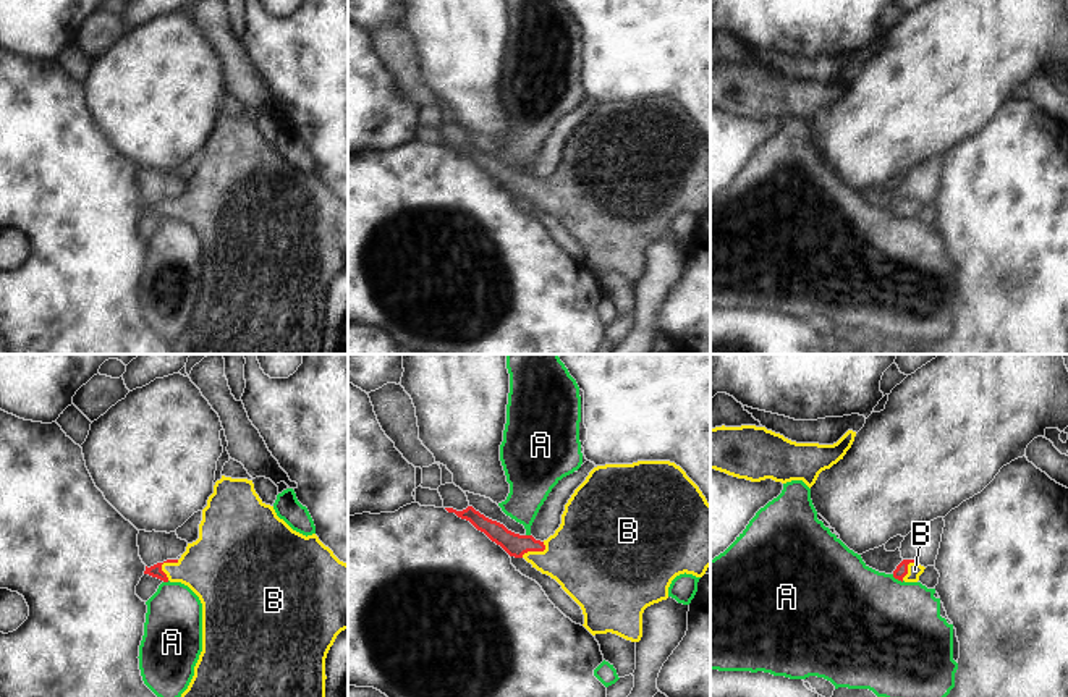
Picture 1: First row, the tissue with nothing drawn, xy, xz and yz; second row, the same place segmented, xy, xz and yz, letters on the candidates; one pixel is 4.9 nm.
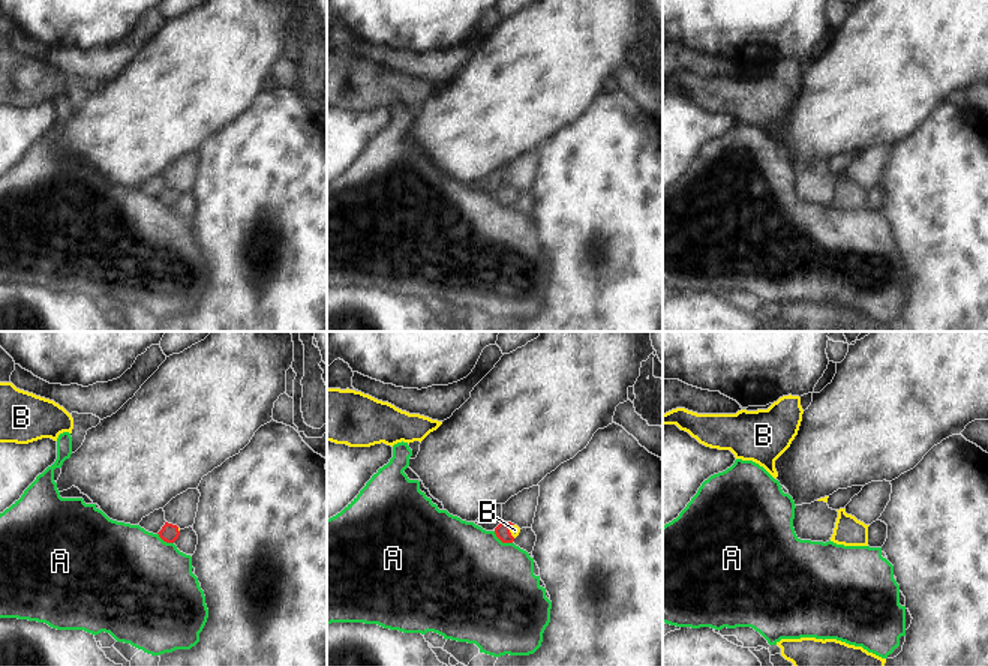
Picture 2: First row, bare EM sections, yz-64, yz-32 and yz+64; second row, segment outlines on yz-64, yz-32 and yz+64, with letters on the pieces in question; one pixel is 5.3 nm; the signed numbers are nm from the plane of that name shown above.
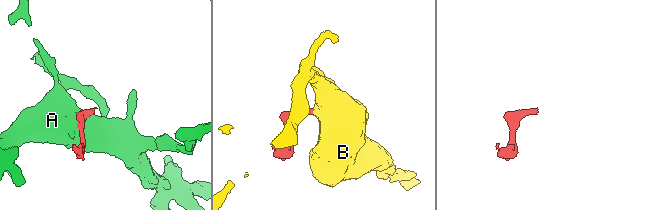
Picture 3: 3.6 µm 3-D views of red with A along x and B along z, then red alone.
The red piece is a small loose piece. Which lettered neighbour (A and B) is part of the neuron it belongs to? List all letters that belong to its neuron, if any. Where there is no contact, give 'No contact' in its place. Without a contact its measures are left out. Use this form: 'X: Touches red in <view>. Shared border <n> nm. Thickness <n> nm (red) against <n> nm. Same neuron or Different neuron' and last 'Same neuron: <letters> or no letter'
A: Touches red in yz. Shared border 70 nm. Thickness 60 nm (red) against 500 nm. Different neuron
B: Touches red in xy. Shared border 120 nm. Thickness 60 nm (red) against 320 nm. Same neuron
Same neuron: B

